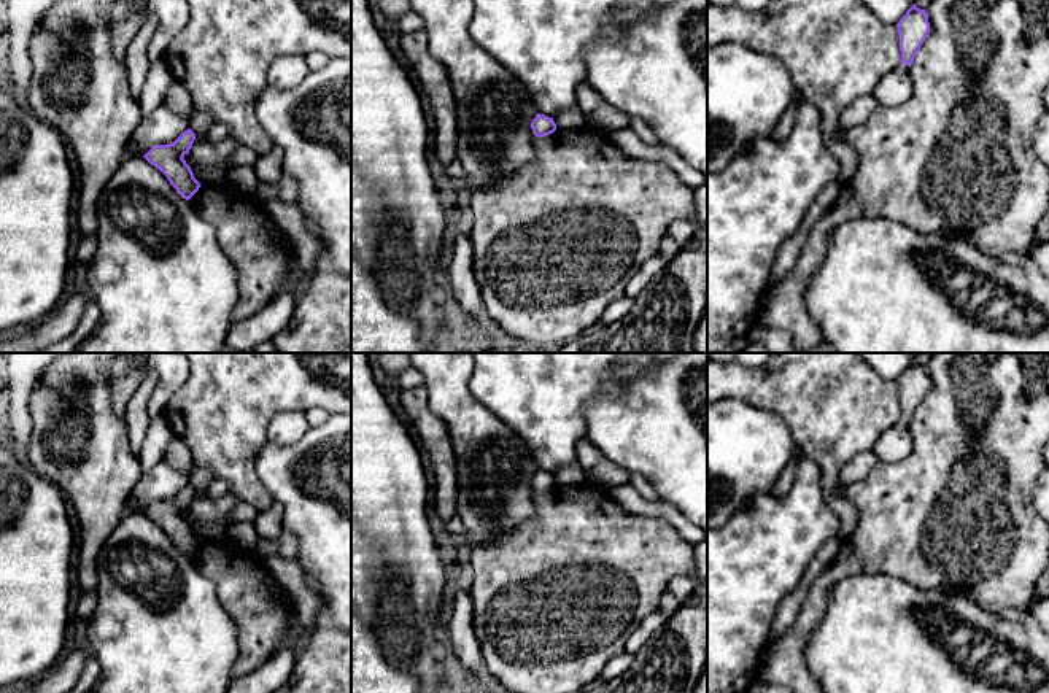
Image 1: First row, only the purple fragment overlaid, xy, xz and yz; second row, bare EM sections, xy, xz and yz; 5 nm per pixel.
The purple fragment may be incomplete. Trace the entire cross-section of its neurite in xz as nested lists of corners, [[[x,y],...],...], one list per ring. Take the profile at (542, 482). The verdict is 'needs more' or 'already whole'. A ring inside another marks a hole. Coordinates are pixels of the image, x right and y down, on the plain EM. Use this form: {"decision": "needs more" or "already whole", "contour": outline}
{"decision": "already whole", "contour": [[[537,469],[531,478],[531,485],[536,493],[547,493],[556,486],[556,480],[553,474]]]}

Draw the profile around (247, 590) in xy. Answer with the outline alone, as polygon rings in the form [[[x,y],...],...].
[[[229,539],[200,540],[188,558],[203,577],[216,585],[219,602],[235,623],[238,658],[230,671],[234,680],[262,666],[283,641],[291,641],[300,650],[310,631],[302,628],[296,607],[288,609],[283,604],[285,590],[272,577],[264,558],[254,548]]]

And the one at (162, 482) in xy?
[[[165,461],[157,463],[149,470],[143,470],[141,478],[132,491],[138,512],[145,512],[153,502],[173,499],[189,485],[189,474],[170,467]]]

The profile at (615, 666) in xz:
[[[628,652],[612,658],[604,666],[604,669],[599,676],[599,682],[612,680],[614,677],[620,676],[621,672],[625,672],[631,666],[633,660],[634,660],[634,655],[628,653]]]

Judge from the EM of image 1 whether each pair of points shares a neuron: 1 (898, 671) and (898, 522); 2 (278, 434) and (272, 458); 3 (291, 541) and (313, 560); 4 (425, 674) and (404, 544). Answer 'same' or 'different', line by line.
1: different
2: different
3: different
4: same

